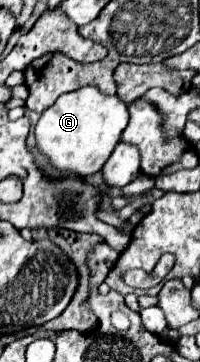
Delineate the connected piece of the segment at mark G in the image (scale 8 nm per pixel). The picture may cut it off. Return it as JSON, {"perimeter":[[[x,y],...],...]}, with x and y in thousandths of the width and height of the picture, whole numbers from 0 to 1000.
{"perimeter":[[[465,238],[405,243],[385,254],[295,265],[285,282],[205,315],[175,348],[185,414],[195,425],[235,431],[255,459],[275,459],[315,486],[435,492],[515,464],[635,337],[635,293],[585,265],[525,265]]]}

